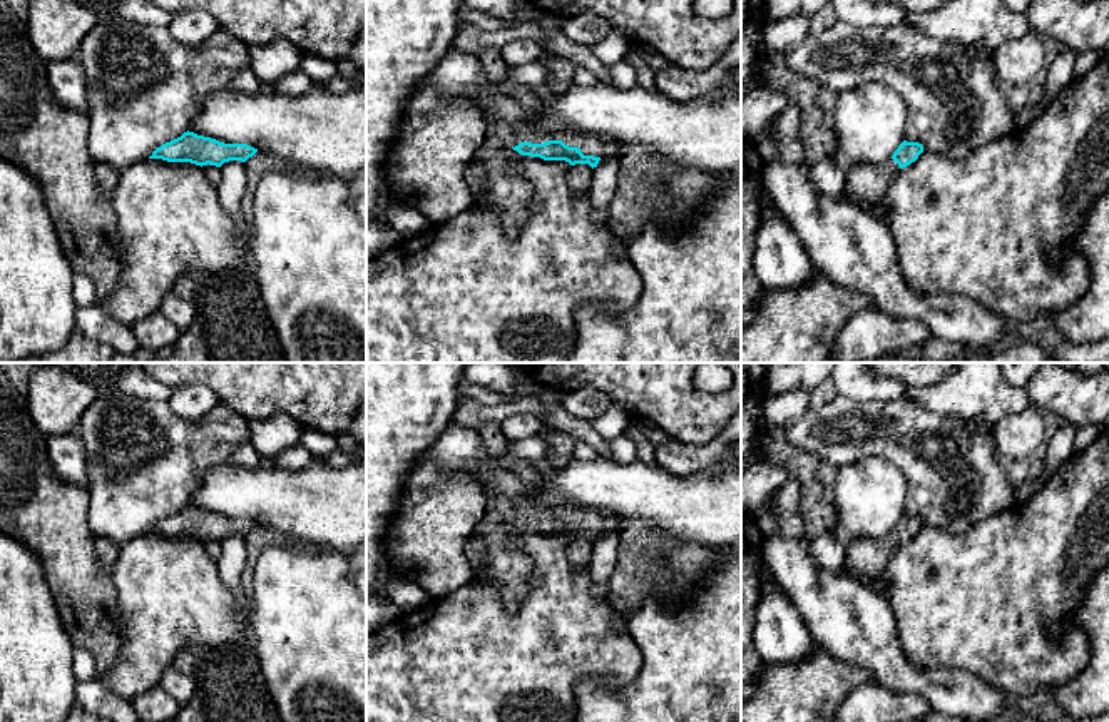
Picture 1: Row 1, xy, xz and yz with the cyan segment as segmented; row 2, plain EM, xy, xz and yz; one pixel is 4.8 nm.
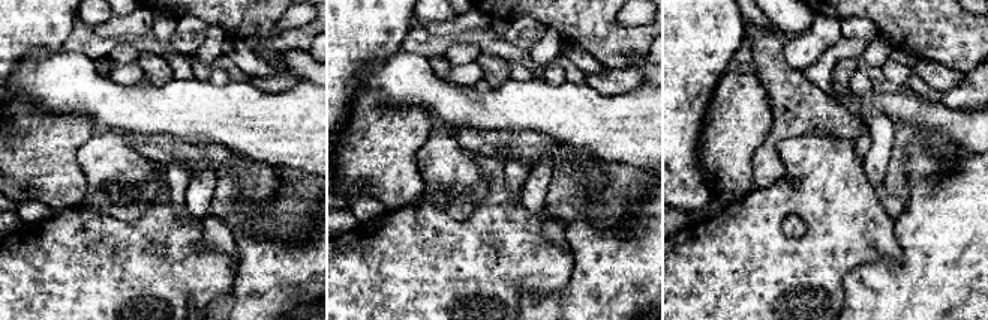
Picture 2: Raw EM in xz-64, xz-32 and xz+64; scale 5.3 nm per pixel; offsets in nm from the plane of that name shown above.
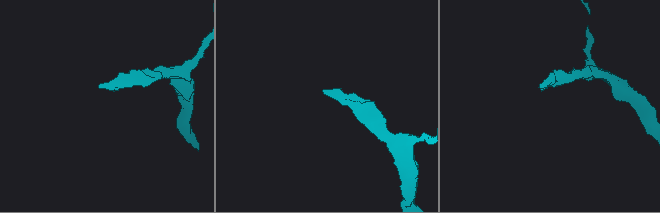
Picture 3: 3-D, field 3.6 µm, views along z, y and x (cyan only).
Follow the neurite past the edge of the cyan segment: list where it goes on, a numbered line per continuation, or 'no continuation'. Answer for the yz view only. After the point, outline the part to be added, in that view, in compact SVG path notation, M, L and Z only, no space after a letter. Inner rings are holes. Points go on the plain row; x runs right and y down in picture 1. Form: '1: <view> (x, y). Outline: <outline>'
1: yz (863, 559). Outline: M893 533L876 542L845 540L845 570L858 582L873 580L885 573L887 563L898 545L900 542Z

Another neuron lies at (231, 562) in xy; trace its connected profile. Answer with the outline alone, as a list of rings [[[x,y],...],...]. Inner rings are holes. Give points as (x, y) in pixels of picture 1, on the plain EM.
[[[229,535],[219,542],[221,555],[217,572],[221,582],[231,590],[231,595],[248,598],[243,587],[243,572],[248,558],[246,540],[241,535]]]

